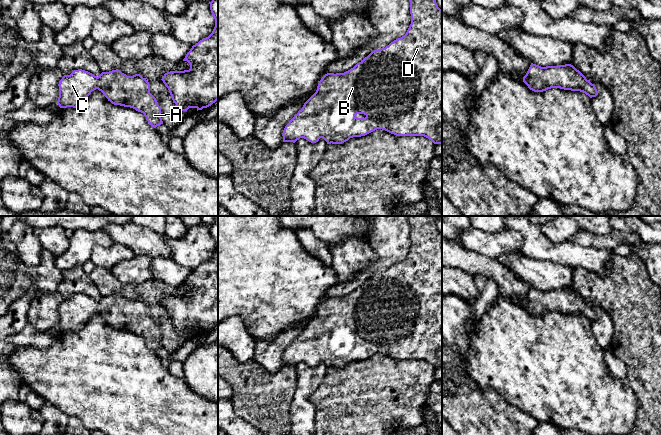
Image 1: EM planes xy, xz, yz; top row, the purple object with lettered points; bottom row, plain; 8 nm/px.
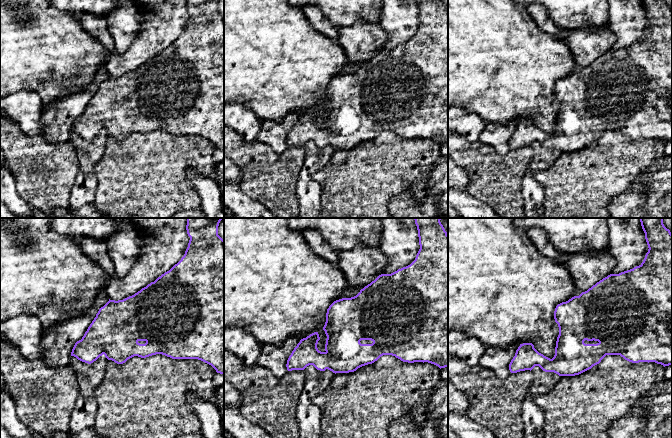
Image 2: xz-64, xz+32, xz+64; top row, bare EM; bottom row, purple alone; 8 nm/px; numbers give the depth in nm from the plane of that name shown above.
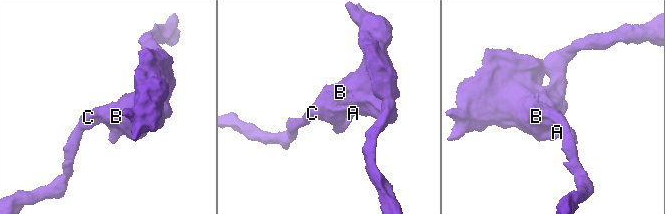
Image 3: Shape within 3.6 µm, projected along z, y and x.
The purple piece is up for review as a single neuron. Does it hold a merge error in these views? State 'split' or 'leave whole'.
leave whole

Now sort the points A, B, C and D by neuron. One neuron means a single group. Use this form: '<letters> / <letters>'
A B C D

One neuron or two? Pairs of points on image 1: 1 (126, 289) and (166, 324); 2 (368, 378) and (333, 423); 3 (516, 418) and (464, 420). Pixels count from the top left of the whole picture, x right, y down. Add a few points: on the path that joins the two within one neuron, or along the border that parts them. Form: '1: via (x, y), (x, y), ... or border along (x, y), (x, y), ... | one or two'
1: via (138, 291), (141, 291), (155, 305), (157, 312) | one
2: via (367, 389), (344, 412) | one
3: via (503, 420), (477, 420) | one

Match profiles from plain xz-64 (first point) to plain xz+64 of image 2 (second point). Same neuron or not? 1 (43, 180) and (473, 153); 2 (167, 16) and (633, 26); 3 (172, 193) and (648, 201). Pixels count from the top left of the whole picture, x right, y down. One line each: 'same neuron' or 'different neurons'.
1: same neuron
2: same neuron
3: different neurons

